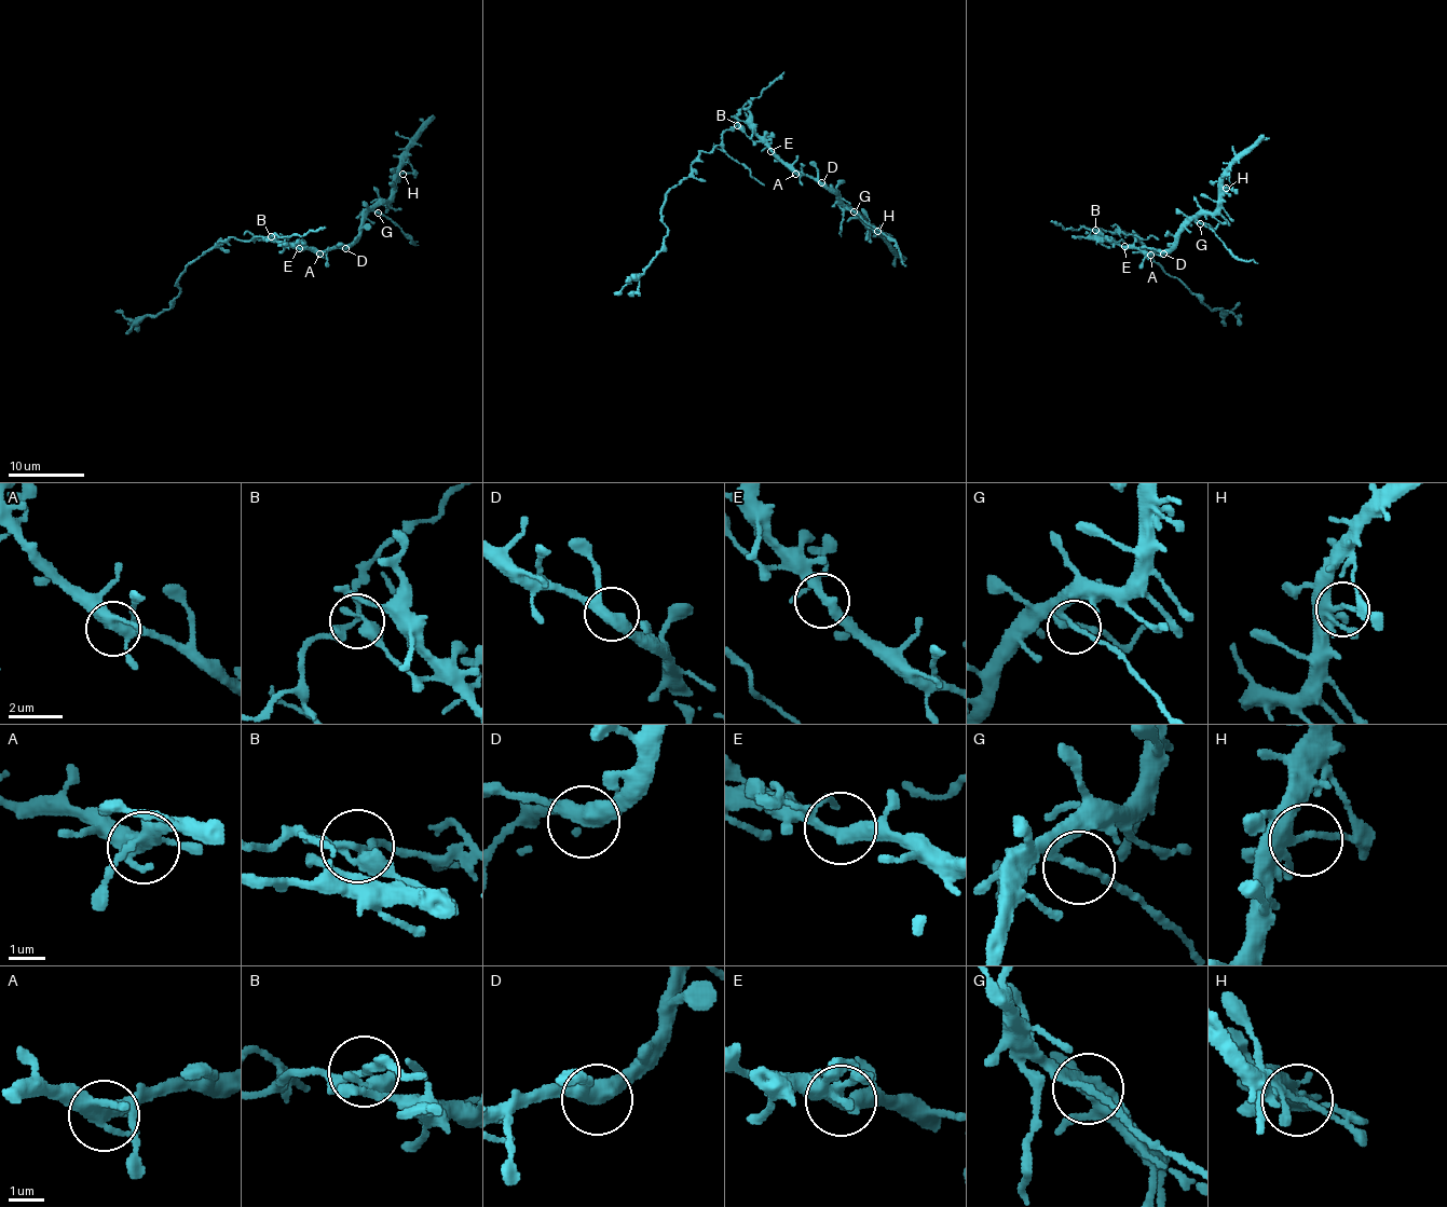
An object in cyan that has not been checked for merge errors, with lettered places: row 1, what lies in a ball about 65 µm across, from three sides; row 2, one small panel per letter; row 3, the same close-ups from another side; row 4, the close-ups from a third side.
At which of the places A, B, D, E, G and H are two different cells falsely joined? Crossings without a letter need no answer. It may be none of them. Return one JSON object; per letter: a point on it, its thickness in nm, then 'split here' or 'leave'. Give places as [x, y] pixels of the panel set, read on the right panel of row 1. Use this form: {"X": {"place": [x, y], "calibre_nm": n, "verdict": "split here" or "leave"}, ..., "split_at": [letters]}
{"A": {"place": [1150, 255], "calibre_nm": 380, "verdict": "leave"}, "B": {"place": [1095, 230], "calibre_nm": 280, "verdict": "split here"}, "D": {"place": [1163, 254], "calibre_nm": 380, "verdict": "leave"}, "E": {"place": [1124, 246], "calibre_nm": 280, "verdict": "leave"}, "G": {"place": [1200, 223], "calibre_nm": 160, "verdict": "split here"}, "H": {"place": [1226, 188], "calibre_nm": 200, "verdict": "leave"}, "split_at": ["B", "G"]}

